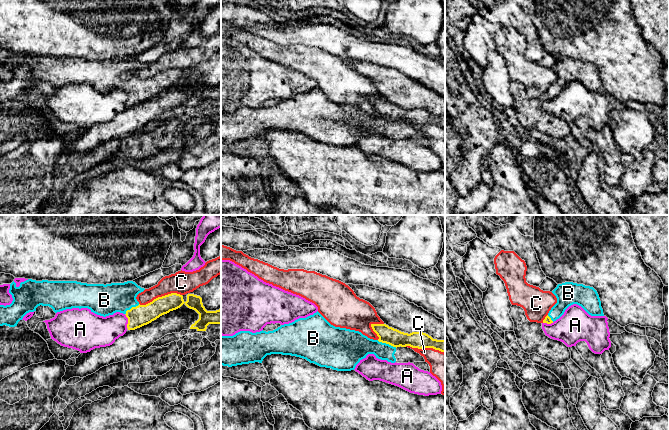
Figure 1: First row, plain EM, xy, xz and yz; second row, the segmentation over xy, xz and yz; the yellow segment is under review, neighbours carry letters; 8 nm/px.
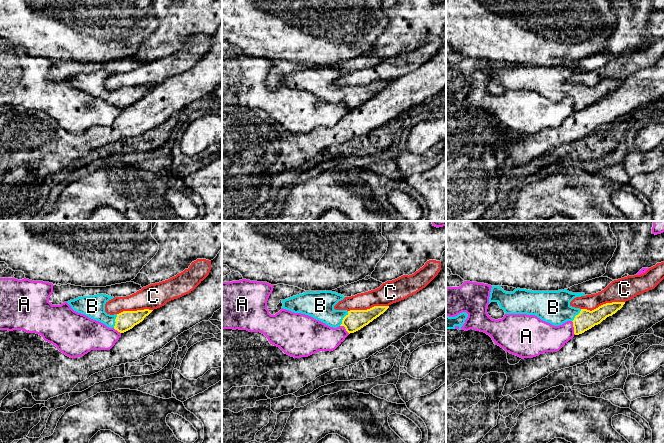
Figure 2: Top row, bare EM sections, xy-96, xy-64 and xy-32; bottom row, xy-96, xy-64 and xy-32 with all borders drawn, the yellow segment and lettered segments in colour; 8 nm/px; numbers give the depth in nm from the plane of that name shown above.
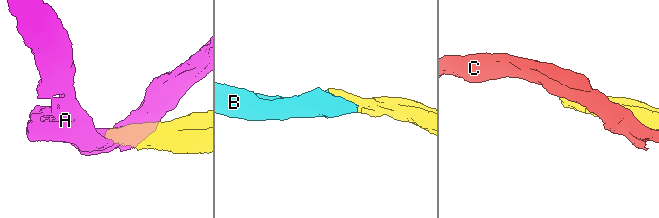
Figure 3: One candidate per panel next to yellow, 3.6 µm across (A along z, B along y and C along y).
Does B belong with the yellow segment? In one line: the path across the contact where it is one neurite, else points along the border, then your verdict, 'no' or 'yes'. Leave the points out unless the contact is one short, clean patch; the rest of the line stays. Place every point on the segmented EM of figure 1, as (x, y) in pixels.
yes

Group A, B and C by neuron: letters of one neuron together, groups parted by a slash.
A / B / C

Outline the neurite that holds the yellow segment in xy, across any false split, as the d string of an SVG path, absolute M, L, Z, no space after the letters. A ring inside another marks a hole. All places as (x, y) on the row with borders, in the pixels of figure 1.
M28 279L21 282L19 287L13 281L9 289L12 303L0 305L0 326L17 326L27 313L36 311L40 305L51 307L55 313L72 308L88 308L106 317L120 312L128 318L128 330L135 330L185 304L199 314L199 319L190 329L206 331L209 324L221 324L221 309L207 311L200 296L188 294L185 302L182 295L171 293L140 305L136 297L144 290L133 281L104 285Z

